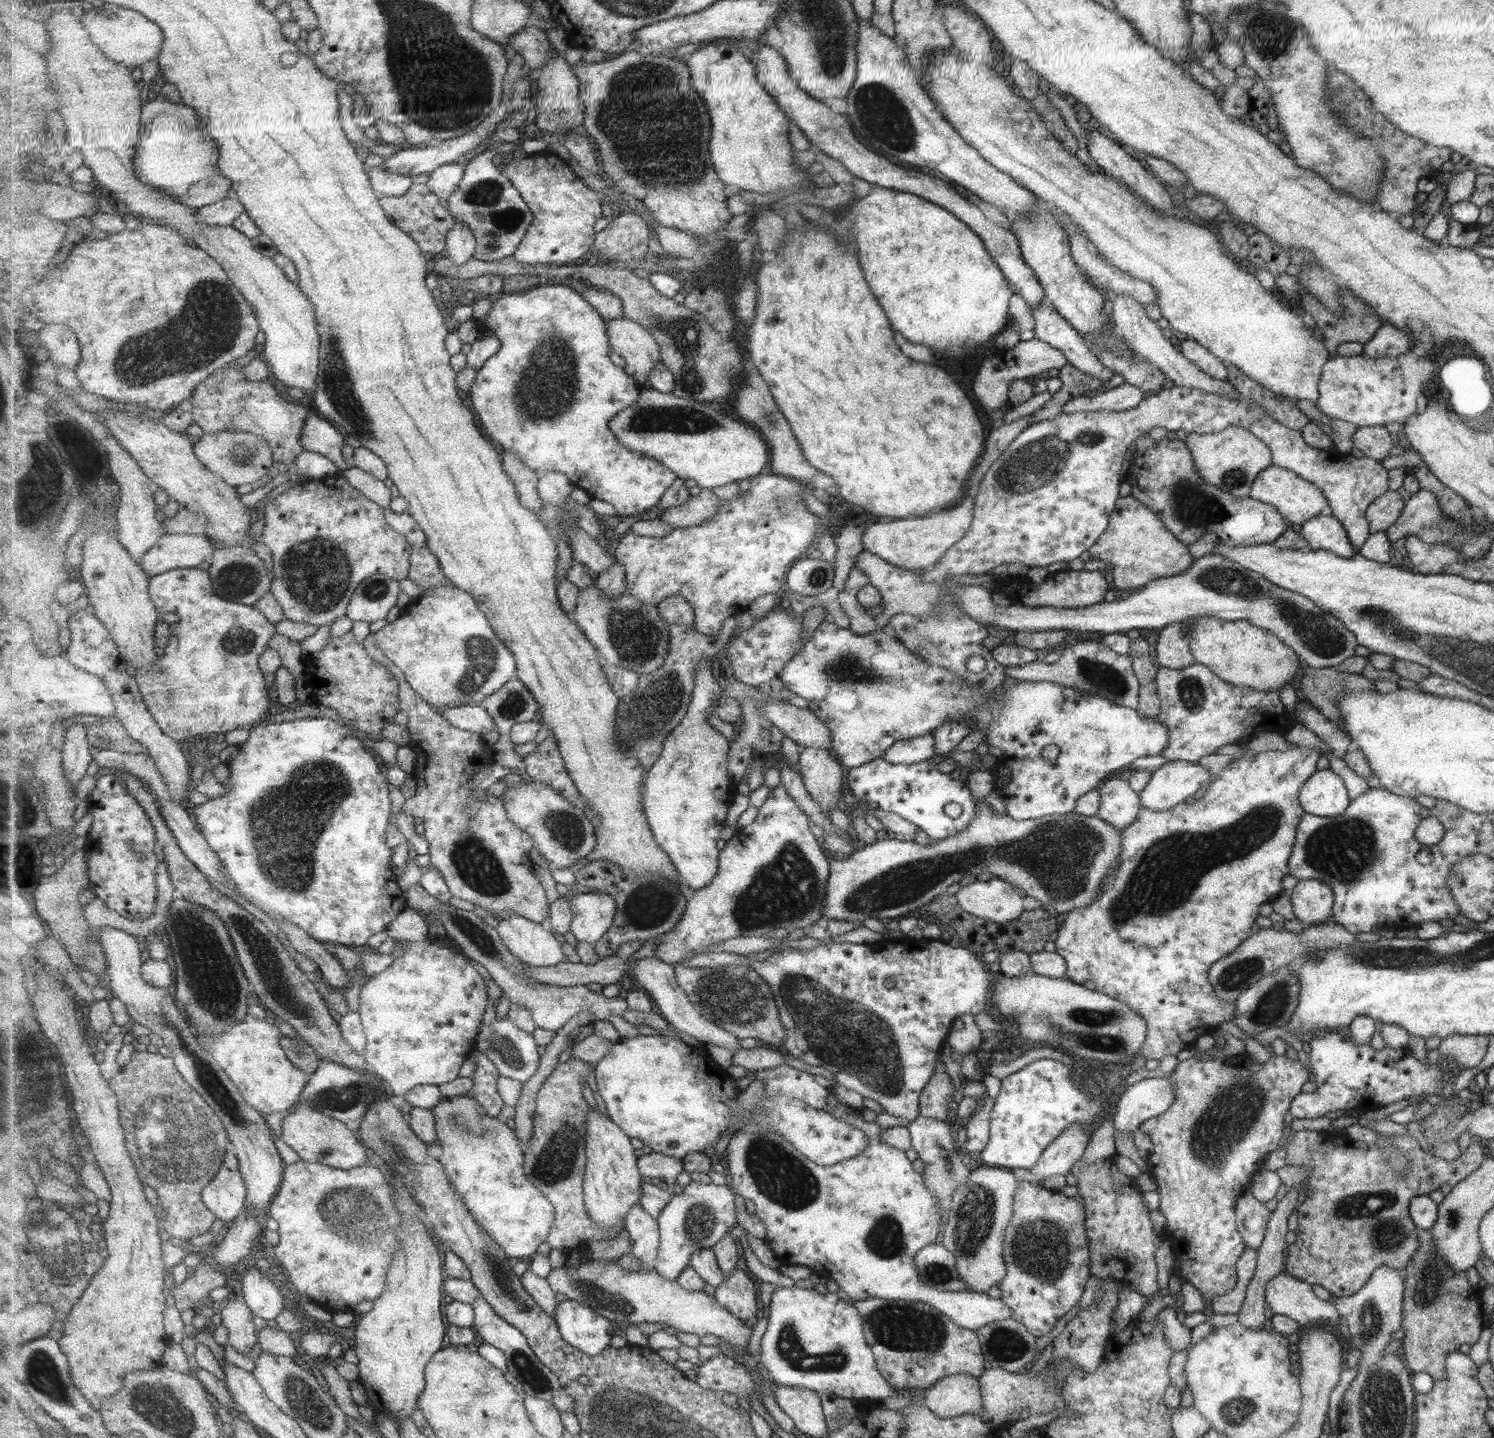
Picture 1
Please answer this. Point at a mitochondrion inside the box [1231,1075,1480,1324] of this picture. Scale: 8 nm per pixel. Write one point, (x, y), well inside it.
(1387, 1233)

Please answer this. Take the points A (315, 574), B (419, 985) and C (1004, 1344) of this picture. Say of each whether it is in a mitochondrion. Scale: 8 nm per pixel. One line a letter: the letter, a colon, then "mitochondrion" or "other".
A: mitochondrion
B: other
C: mitochondrion

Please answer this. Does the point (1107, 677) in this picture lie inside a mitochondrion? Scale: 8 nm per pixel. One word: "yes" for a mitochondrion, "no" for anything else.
yes

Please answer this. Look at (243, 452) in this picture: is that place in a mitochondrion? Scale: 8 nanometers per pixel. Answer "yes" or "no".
yes

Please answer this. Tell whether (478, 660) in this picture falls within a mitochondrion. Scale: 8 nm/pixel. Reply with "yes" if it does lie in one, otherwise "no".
yes

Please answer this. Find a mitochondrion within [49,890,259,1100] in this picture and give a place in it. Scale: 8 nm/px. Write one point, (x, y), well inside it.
(215, 989)

